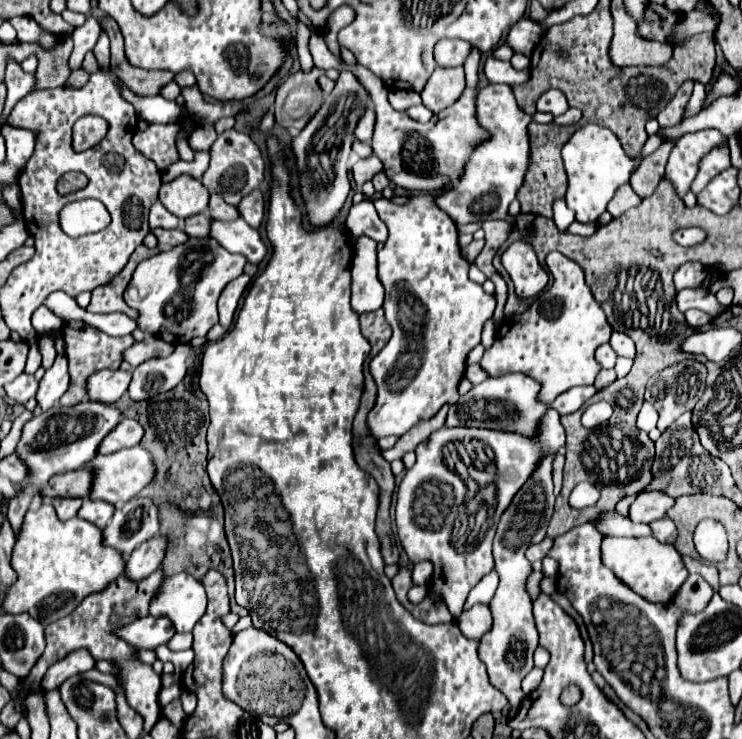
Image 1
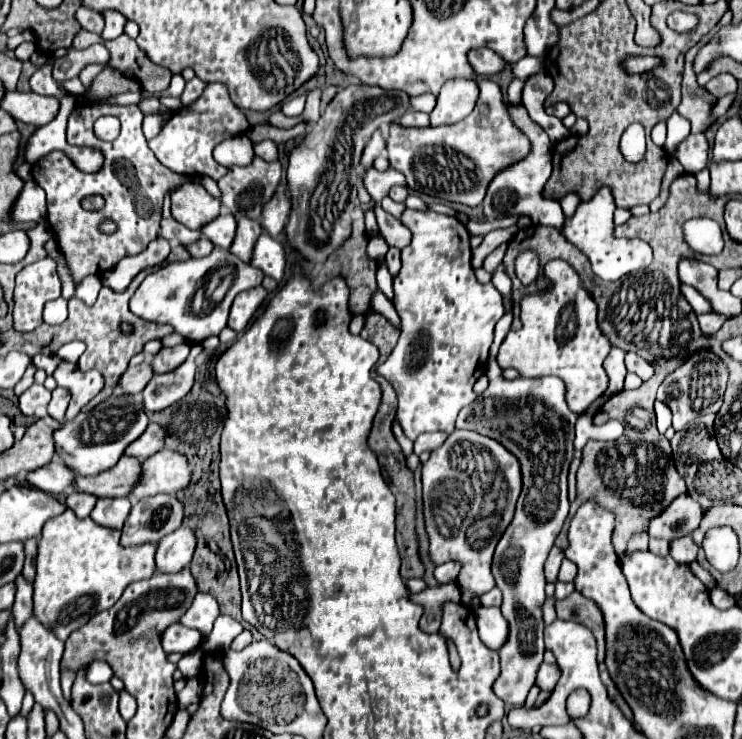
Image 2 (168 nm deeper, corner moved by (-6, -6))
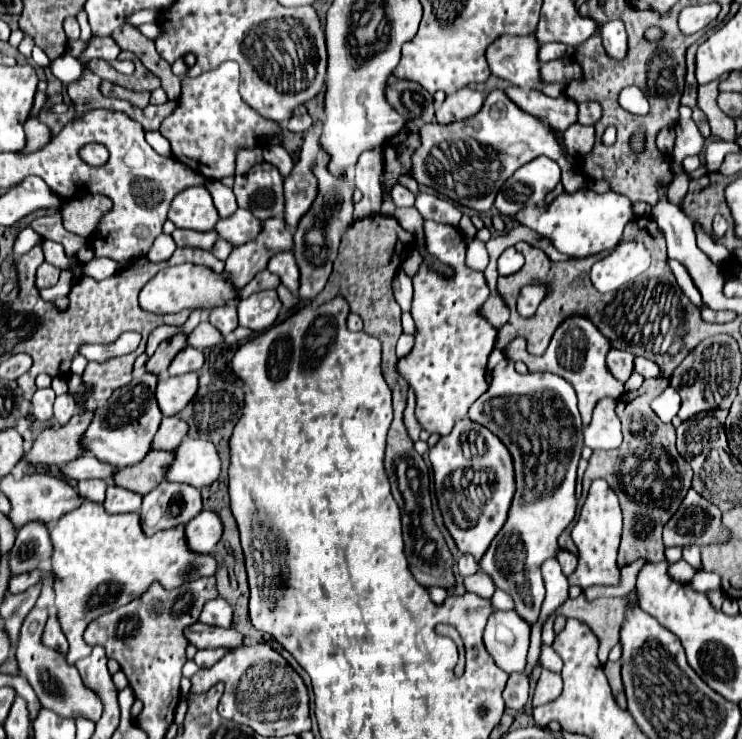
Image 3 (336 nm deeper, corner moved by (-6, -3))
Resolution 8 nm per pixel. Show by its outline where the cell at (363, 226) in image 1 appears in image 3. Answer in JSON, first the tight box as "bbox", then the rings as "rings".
{"bbox":[393,267,413,311],"rings":[[[399,267],[397,273],[395,273],[393,291],[395,291],[395,299],[401,305],[401,309],[409,311],[409,303],[411,303],[411,297],[413,297],[413,285],[411,285],[411,277],[403,271],[403,267]]]}

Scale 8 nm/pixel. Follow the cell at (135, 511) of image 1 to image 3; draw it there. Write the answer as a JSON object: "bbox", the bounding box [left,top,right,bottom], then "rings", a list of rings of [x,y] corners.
{"bbox":[139,483,201,537],"rings":[[[161,483],[143,497],[139,511],[141,529],[147,537],[161,529],[183,525],[201,511],[201,493],[181,483]]]}

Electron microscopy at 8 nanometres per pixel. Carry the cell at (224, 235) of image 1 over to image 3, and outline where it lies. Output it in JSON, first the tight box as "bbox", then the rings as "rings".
{"bbox":[267,251,299,295],"rings":[[[279,251],[275,253],[271,259],[269,259],[269,265],[267,269],[275,275],[279,275],[281,283],[293,293],[297,295],[297,289],[299,289],[299,269],[295,265],[295,259],[293,259],[293,253],[291,251]]]}

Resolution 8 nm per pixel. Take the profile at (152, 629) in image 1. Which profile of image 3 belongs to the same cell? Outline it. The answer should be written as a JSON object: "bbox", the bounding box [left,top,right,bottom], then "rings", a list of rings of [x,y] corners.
{"bbox":[185,623,243,649],"rings":[[[193,623],[185,629],[185,639],[197,649],[217,649],[217,647],[239,647],[243,643],[243,635],[235,629],[209,627],[203,623]]]}

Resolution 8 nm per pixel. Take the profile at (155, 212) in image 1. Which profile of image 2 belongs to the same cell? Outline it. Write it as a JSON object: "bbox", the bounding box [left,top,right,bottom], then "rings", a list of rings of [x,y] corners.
{"bbox":[159,218,201,244],"rings":[[[169,218],[169,220],[163,220],[161,222],[161,232],[159,232],[163,238],[167,240],[173,240],[173,242],[179,242],[179,244],[189,244],[189,242],[197,242],[201,238],[201,232],[199,230],[189,230],[185,226],[181,226],[177,220]]]}

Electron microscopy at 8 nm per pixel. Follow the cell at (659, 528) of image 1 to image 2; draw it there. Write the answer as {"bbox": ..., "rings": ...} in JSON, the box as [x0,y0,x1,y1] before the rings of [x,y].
{"bbox":[671,536,697,564],"rings":[[[691,536],[677,538],[671,542],[671,558],[675,558],[681,564],[691,564],[697,558],[697,544]]]}

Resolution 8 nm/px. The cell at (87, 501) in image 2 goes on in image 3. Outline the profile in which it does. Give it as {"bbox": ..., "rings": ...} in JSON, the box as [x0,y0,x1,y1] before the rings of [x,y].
{"bbox":[77,479,107,503],"rings":[[[89,479],[89,481],[77,483],[77,493],[83,499],[89,499],[93,503],[103,503],[103,499],[105,499],[105,487],[107,487],[105,481],[101,481],[101,479]]]}

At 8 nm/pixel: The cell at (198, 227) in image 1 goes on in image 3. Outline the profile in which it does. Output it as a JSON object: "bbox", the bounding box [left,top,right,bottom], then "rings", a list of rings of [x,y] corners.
{"bbox":[215,209,261,245],"rings":[[[237,209],[229,219],[219,219],[215,225],[215,231],[219,237],[233,245],[247,243],[249,239],[257,237],[257,231],[261,231],[261,221],[253,219],[249,211]]]}

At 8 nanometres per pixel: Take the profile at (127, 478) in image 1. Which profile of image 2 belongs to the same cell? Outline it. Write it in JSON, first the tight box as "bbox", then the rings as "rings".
{"bbox":[131,448,193,502],"rings":[[[163,448],[159,454],[147,458],[143,462],[143,474],[135,490],[131,492],[131,500],[137,502],[145,496],[155,494],[175,494],[189,486],[193,470],[185,460],[185,454]]]}

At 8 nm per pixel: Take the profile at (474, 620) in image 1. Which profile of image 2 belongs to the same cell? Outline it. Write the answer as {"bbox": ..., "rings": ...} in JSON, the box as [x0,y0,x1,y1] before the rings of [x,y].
{"bbox":[477,608,509,652],"rings":[[[479,608],[477,610],[477,626],[479,626],[479,638],[481,642],[499,652],[505,638],[509,636],[509,624],[503,618],[499,608]]]}

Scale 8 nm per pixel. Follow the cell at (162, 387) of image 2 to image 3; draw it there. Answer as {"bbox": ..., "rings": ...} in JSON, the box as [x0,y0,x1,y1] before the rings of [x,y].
{"bbox":[155,373,197,415],"rings":[[[185,373],[177,377],[161,377],[155,389],[155,399],[163,415],[175,415],[193,399],[197,391],[197,373]]]}

